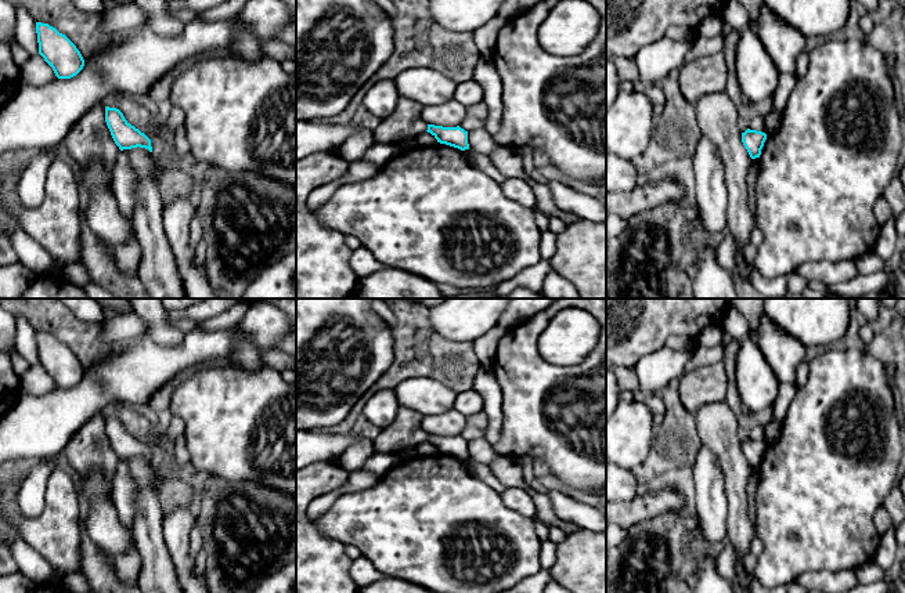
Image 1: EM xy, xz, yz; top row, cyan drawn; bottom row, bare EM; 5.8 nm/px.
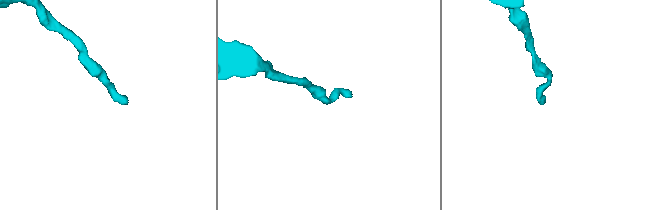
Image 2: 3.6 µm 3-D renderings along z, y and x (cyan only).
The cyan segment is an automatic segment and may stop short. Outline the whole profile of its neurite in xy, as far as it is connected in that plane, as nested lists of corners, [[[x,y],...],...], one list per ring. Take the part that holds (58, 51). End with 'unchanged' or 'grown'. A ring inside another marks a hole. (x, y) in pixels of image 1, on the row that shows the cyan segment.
[[[36,22],[39,54],[53,68],[58,79],[71,79],[84,66],[76,46],[48,23]]]; unchanged

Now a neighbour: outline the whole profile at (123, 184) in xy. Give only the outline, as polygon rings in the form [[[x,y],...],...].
[[[120,151],[112,171],[112,192],[116,198],[118,207],[123,217],[131,223],[136,207],[136,174],[130,167],[127,153]]]

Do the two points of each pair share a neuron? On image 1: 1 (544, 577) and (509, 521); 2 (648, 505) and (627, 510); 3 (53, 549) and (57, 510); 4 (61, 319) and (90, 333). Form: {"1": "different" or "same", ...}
{"1": "different", "2": "same", "3": "same", "4": "same"}

